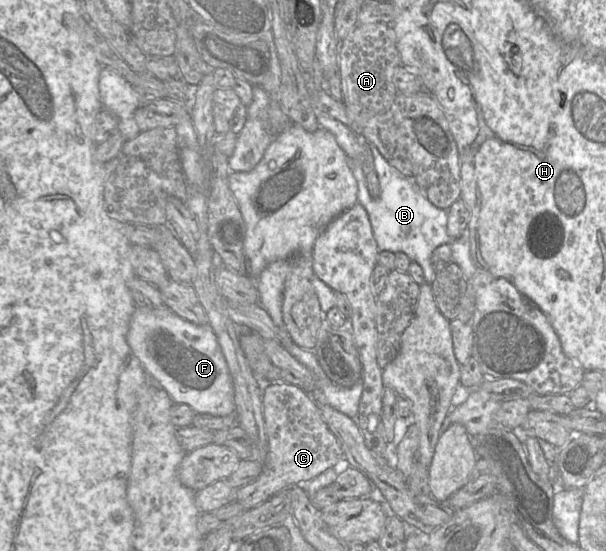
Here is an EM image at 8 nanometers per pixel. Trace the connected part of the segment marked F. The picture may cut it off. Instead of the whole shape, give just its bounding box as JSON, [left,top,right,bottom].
[127,307,235,416]

